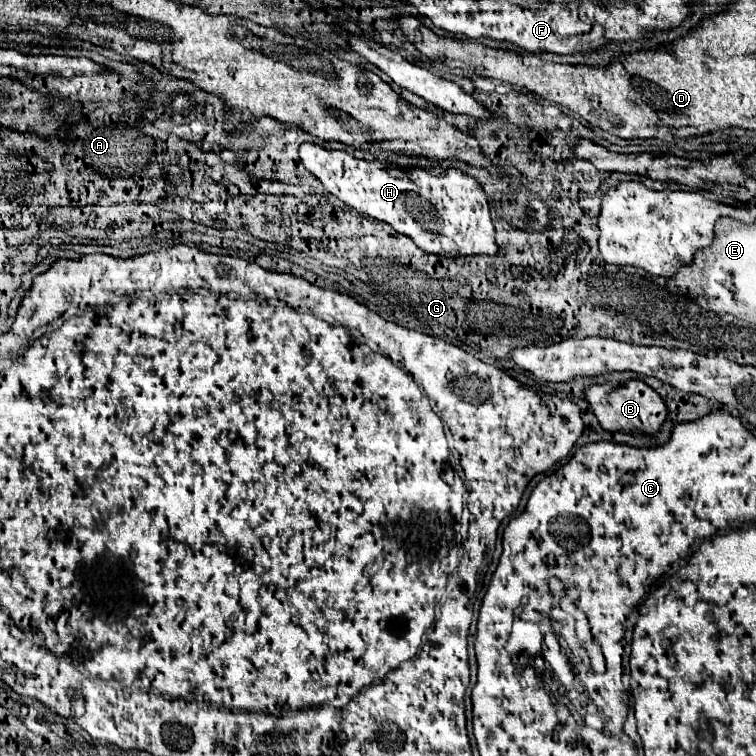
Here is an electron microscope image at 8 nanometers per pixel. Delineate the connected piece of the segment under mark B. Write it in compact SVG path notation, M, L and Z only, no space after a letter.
M632 379L624 387L616 387L610 393L612 393L612 397L608 397L606 387L602 387L602 385L592 385L586 391L586 399L592 405L594 415L598 417L604 431L610 431L610 433L616 433L616 431L628 433L630 431L636 435L658 435L660 433L660 427L664 425L664 421L668 417L668 407L652 387L648 387L646 383L642 383L638 379Z

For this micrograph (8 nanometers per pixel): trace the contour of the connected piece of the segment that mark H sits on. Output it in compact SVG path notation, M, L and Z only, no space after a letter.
M314 143L300 145L300 161L332 195L336 195L350 207L358 209L360 213L388 223L400 235L410 237L424 253L442 255L442 257L468 257L468 255L496 255L500 251L494 239L490 205L484 189L472 177L468 177L458 169L448 169L446 175L434 177L424 169L410 169L410 171L392 169L382 161L356 159L346 151L328 151Z

